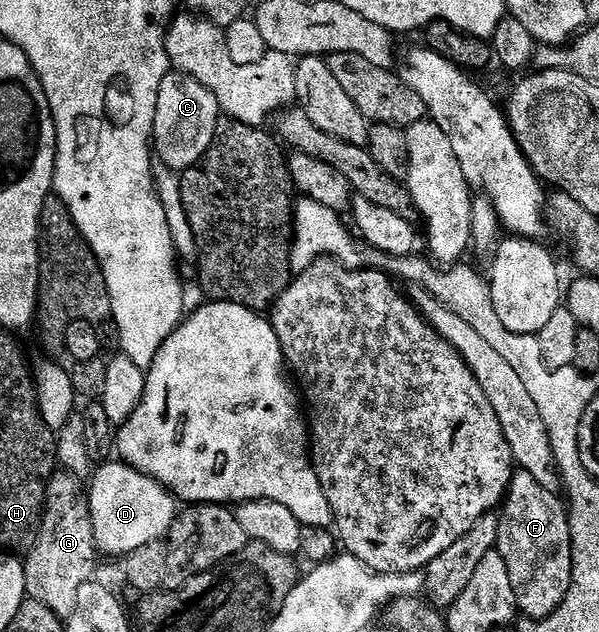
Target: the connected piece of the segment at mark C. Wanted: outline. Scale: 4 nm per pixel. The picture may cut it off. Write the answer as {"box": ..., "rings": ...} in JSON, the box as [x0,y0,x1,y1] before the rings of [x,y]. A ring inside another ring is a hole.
{"box":[154,72,221,166],"rings":[[[171,72],[160,86],[156,108],[154,141],[157,154],[171,166],[194,166],[207,154],[220,133],[221,109],[217,96],[205,84],[186,72]]]}

